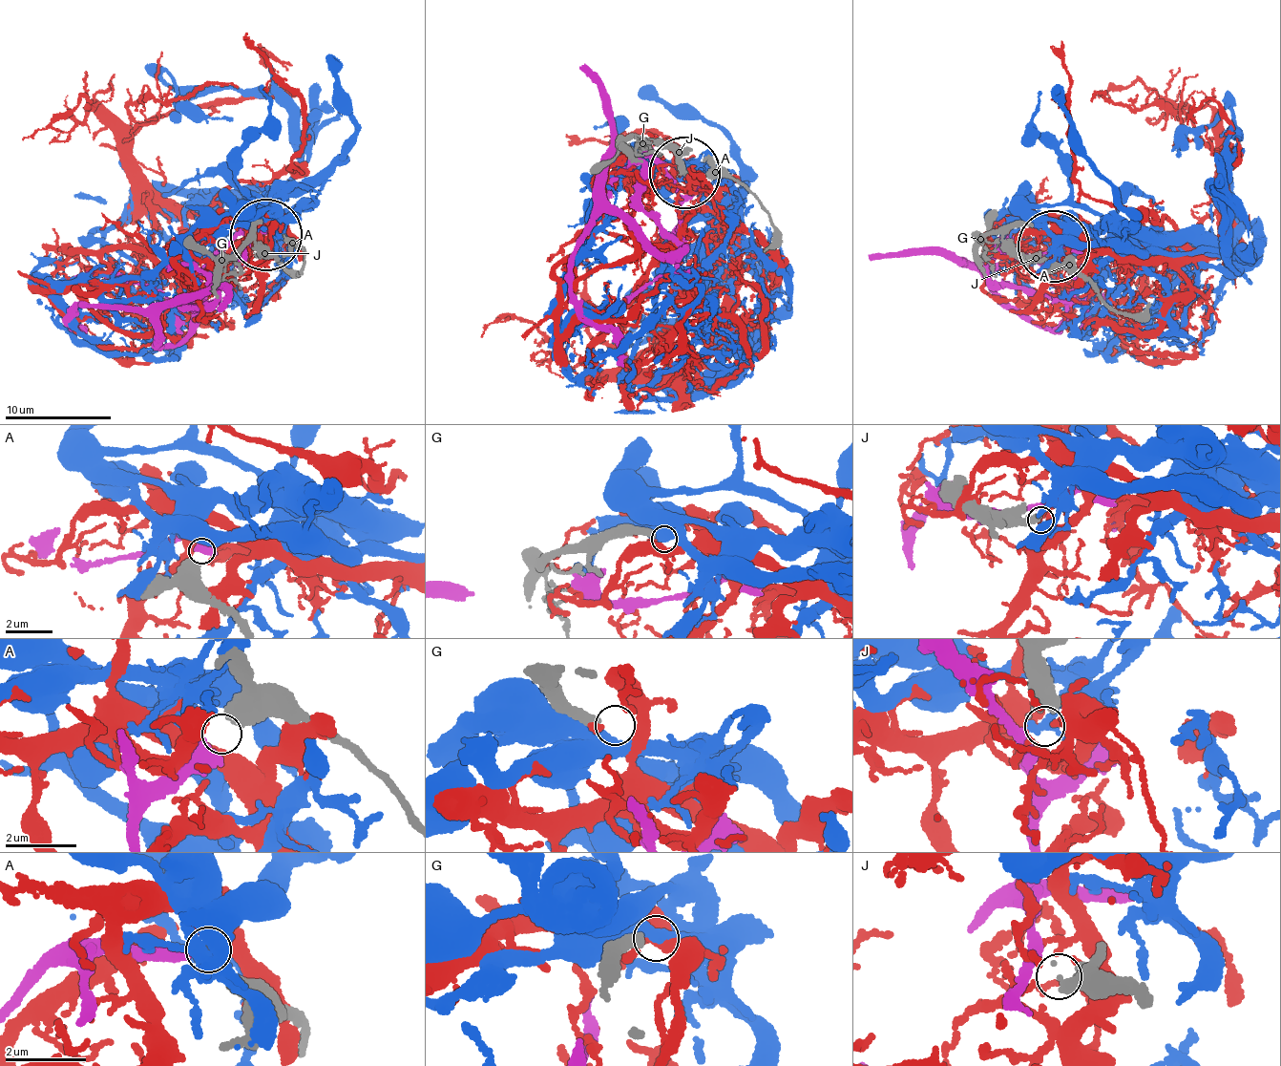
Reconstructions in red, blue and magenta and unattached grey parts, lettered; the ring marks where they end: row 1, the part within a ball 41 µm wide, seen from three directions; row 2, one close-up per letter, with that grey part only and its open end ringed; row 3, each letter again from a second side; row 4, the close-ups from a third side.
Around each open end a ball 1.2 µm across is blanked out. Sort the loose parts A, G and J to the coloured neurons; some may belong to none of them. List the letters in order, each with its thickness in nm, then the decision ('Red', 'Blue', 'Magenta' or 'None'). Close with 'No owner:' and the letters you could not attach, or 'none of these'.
A: Thickness 480 nm. Magenta
G: Thickness 280 nm. Blue
J: Thickness 200 nm. None
No owner: J

